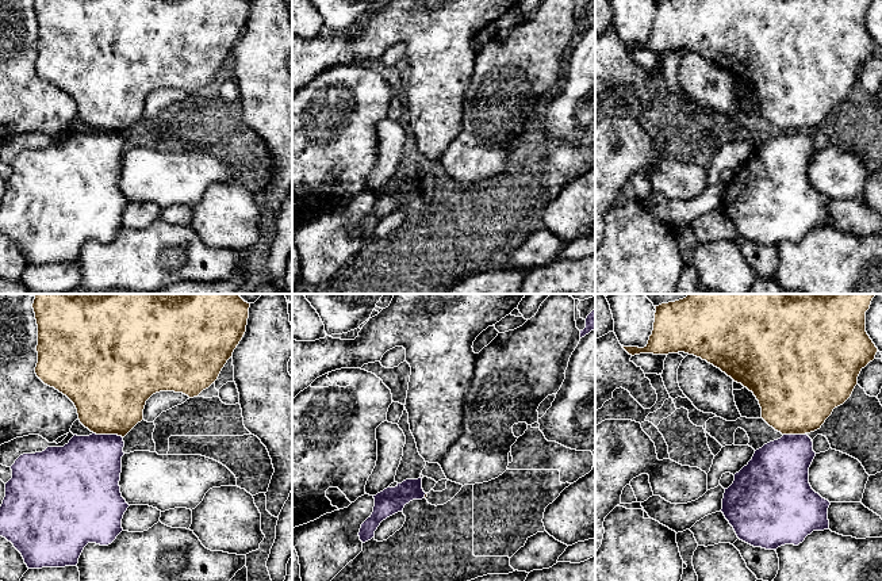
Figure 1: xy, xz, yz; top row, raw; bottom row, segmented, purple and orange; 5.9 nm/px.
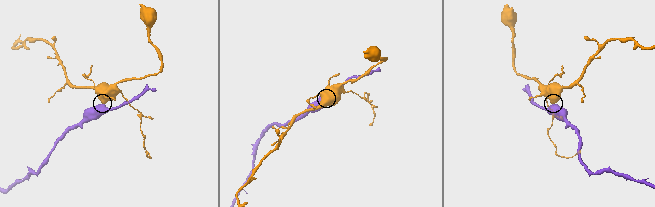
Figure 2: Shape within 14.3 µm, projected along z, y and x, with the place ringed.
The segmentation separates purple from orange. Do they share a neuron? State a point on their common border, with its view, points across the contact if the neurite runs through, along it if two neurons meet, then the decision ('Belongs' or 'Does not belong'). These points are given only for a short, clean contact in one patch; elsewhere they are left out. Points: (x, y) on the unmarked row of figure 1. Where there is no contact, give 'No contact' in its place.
Touches purple at xy (108, 132). Does not belong

